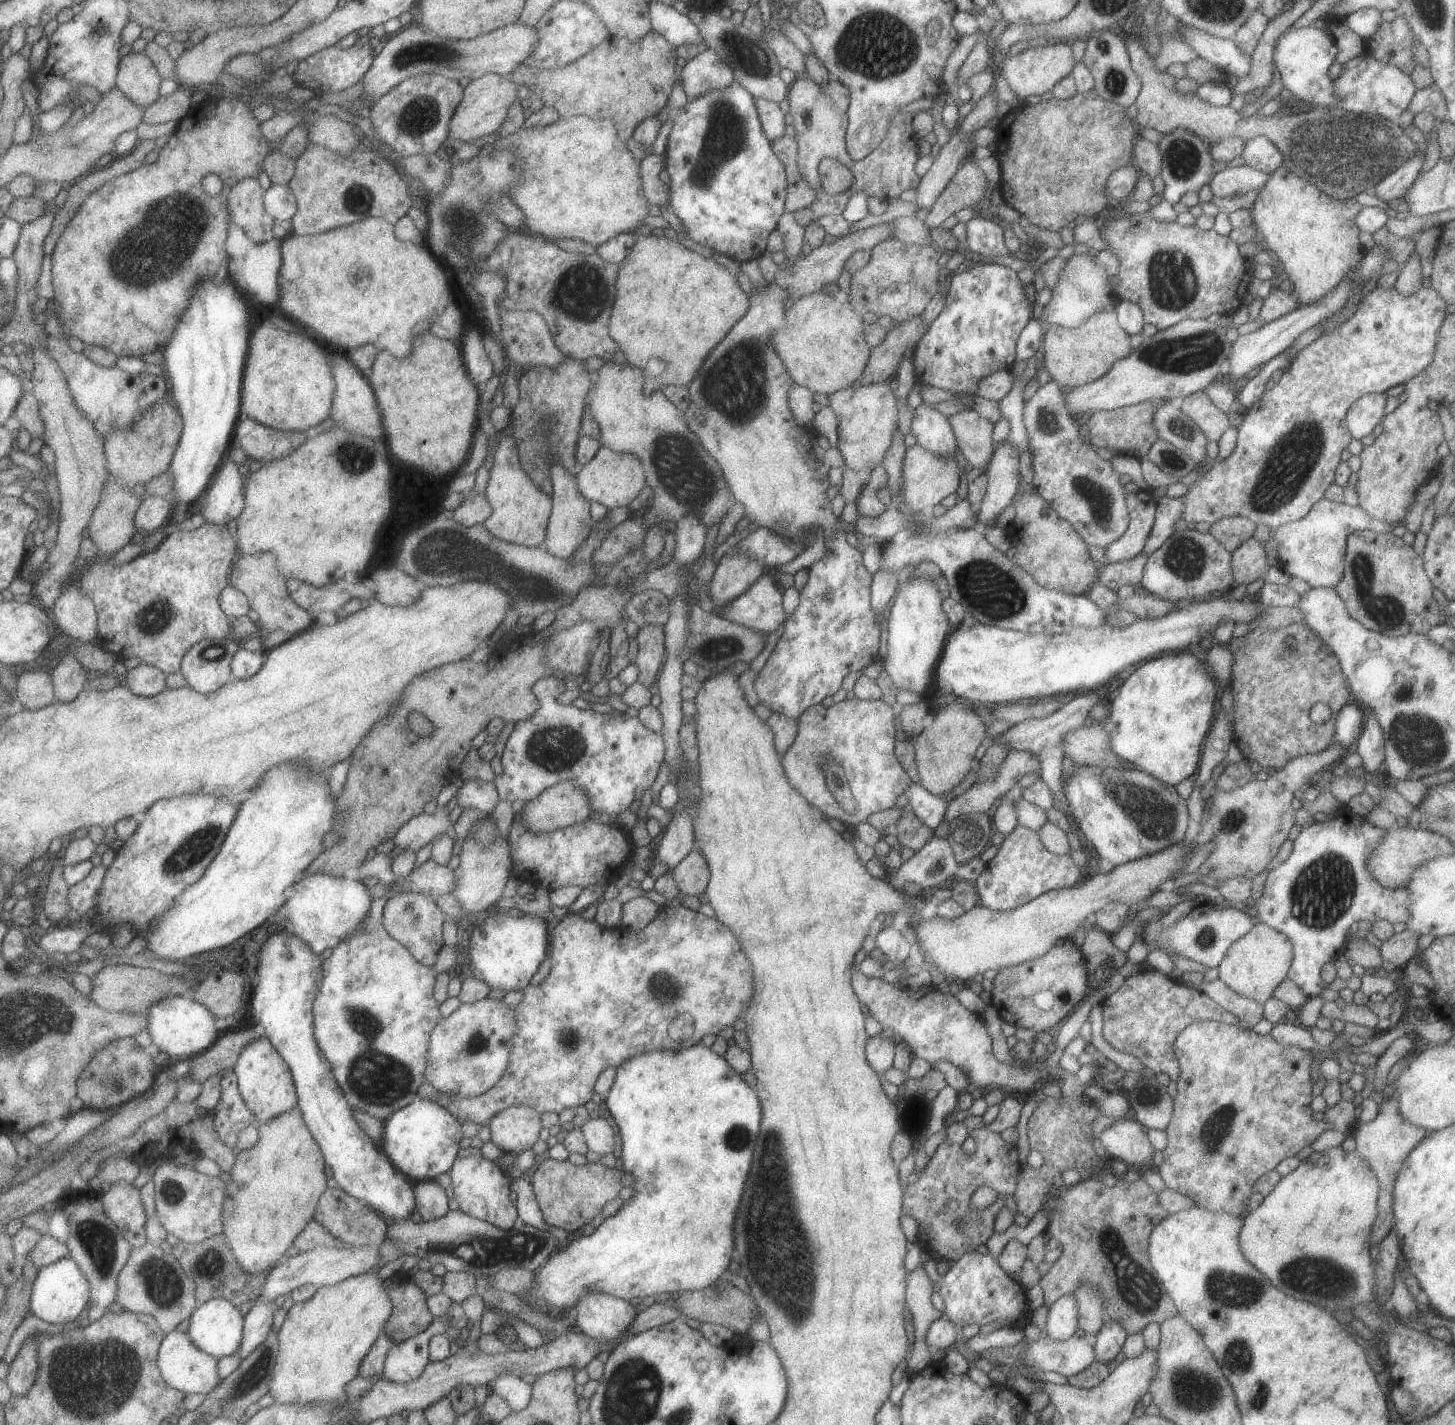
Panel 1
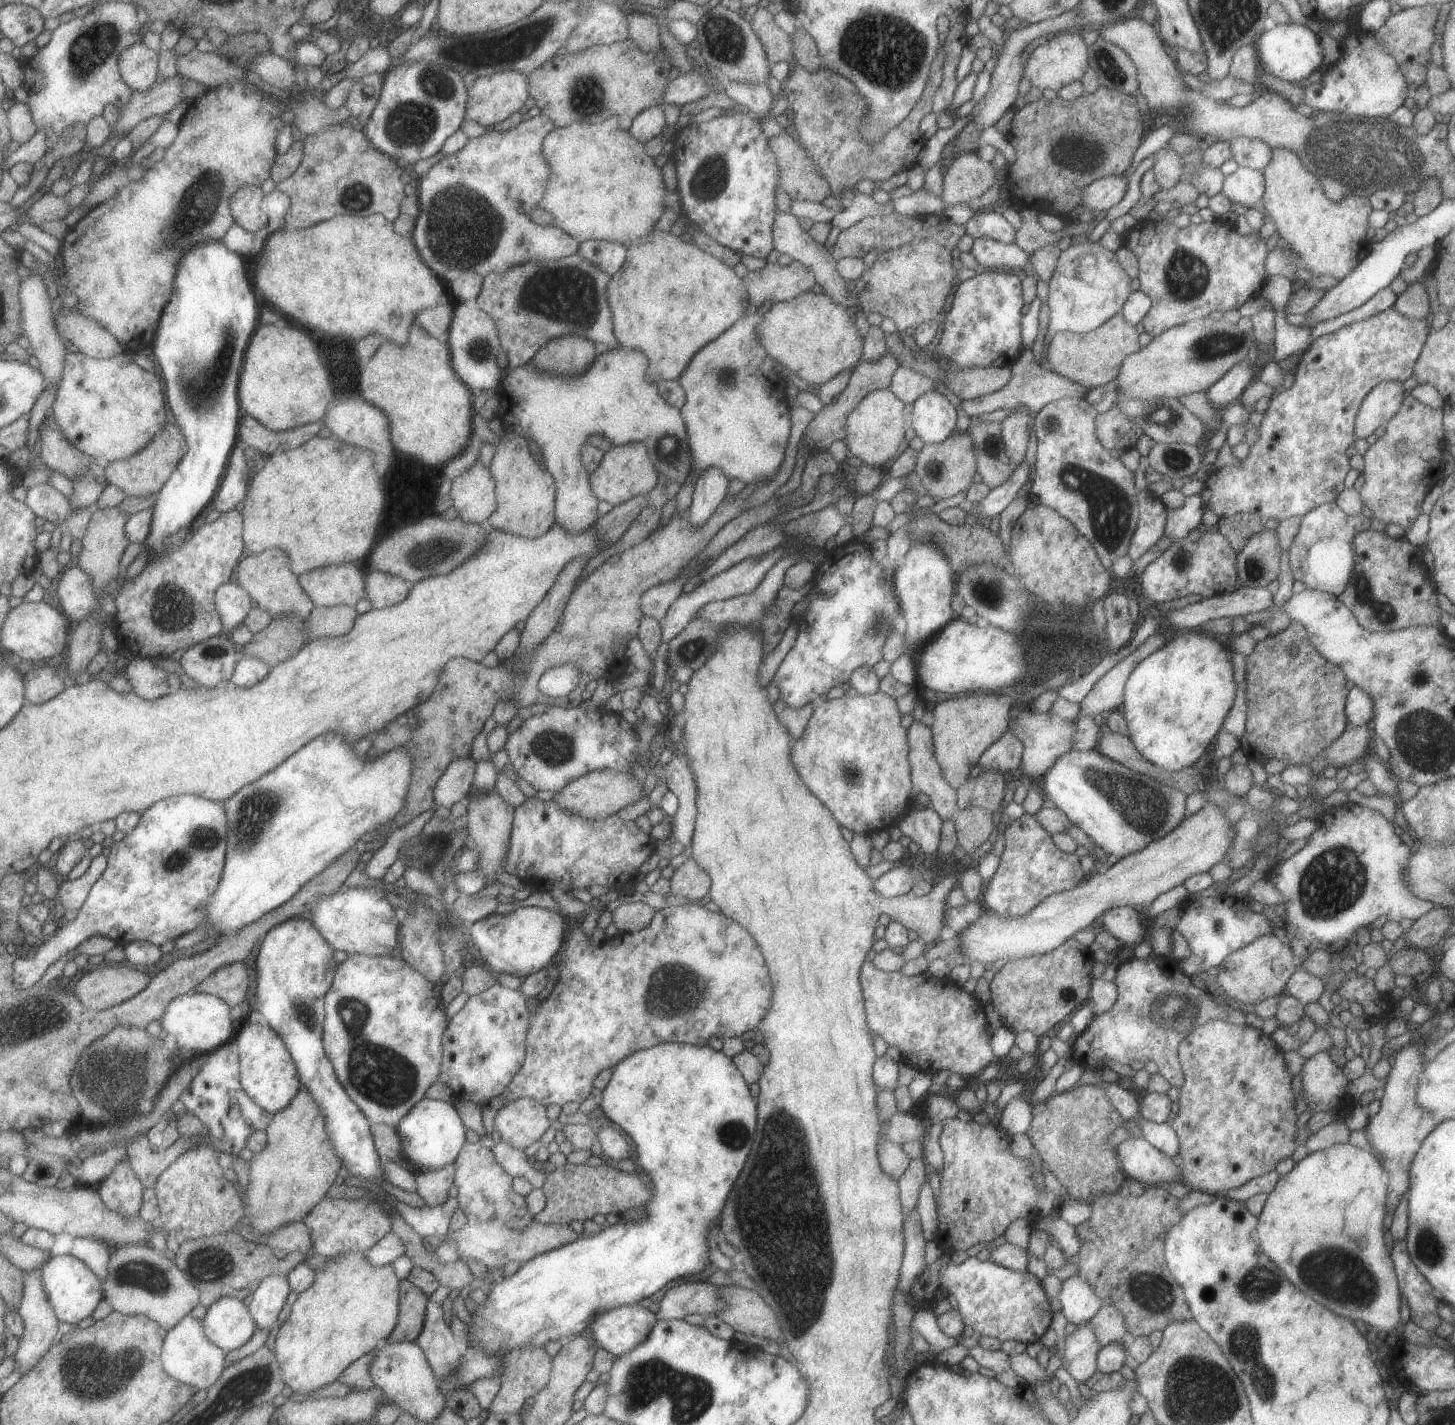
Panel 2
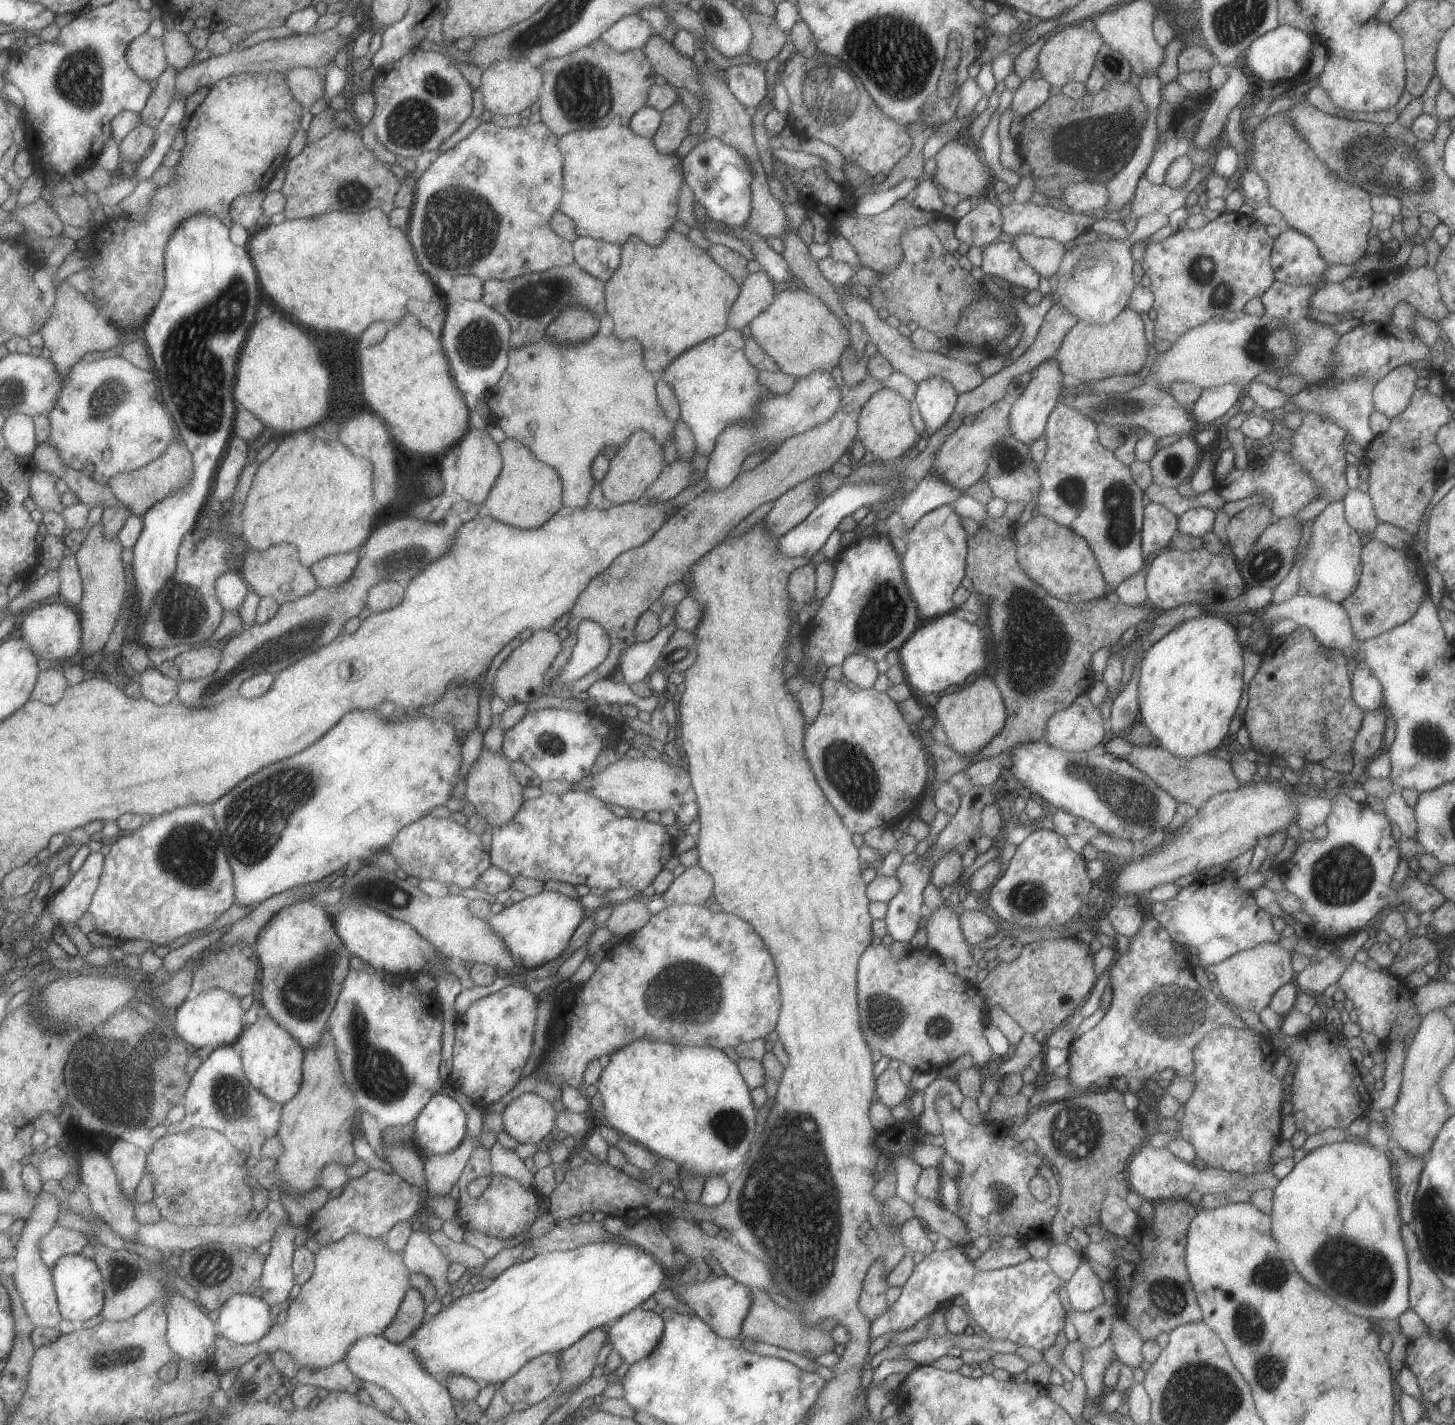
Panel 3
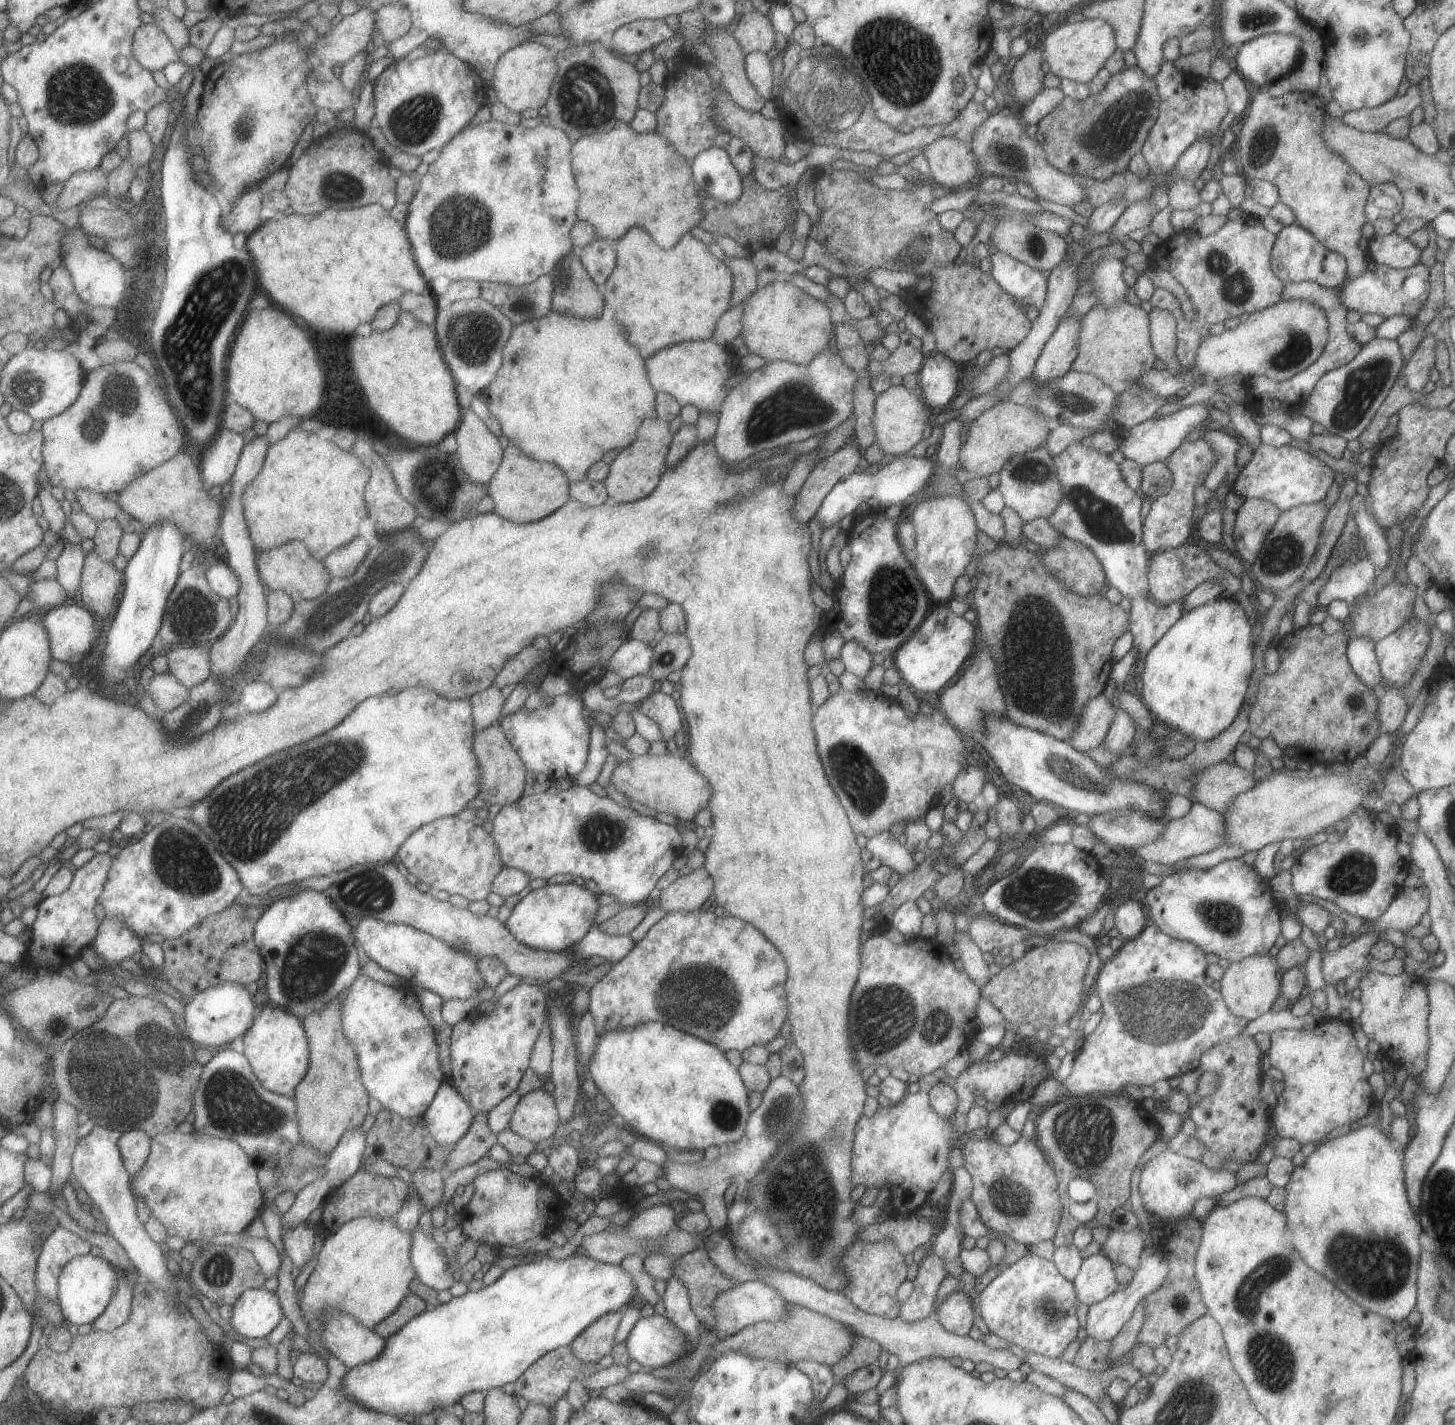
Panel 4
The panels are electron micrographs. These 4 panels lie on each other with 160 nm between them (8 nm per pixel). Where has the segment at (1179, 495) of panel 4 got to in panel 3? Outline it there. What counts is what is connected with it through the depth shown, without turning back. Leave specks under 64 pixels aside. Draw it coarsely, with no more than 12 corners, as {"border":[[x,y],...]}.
{"border":[[1159,503],[1142,513],[1140,543],[1149,559],[1168,548],[1178,518]]}

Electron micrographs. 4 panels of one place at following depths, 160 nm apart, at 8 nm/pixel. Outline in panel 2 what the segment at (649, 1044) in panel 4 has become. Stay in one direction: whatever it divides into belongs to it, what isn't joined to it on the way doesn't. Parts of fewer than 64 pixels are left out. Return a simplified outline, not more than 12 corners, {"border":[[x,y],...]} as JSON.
{"border":[[708,1045],[617,1062],[598,1098],[653,1184],[639,1220],[527,1260],[470,1312],[502,1355],[709,1265],[755,1136]]}

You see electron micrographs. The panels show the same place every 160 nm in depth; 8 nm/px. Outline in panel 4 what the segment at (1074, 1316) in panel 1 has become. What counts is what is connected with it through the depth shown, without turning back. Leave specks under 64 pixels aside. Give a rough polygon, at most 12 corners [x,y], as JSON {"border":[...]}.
{"border":[[1101,1250],[1082,1259],[1072,1280],[1076,1297],[1095,1304],[1119,1288]]}

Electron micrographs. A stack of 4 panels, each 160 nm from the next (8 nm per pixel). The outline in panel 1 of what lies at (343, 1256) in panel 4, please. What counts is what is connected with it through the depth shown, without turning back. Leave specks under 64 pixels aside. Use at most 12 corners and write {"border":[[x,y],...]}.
{"border":[[376,1272],[318,1287],[278,1333],[279,1404],[344,1403],[391,1316]]}

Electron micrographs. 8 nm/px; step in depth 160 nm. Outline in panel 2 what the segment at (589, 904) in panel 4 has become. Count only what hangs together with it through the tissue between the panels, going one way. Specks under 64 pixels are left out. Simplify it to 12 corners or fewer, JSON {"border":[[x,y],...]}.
{"border":[[517,905],[469,928],[495,976],[543,970],[562,949],[559,912]]}

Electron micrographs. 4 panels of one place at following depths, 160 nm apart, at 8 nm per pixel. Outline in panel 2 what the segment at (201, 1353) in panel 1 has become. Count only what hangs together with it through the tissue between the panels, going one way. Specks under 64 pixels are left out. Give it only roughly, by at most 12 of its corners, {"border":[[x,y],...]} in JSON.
{"border":[[185,1316],[163,1344],[165,1372],[208,1391],[227,1352]]}

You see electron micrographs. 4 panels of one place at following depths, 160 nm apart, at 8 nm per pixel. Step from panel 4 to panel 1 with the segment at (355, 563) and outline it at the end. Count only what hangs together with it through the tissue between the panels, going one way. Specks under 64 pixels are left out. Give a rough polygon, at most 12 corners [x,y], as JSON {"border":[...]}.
{"border":[[340,578],[320,587],[288,579],[295,602],[314,616],[351,599],[375,600],[369,582]]}

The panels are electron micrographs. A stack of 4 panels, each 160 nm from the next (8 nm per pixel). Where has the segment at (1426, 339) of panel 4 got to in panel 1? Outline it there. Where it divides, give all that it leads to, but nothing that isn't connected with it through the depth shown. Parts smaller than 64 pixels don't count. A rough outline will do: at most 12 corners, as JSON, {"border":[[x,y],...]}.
{"border":[[1385,393],[1360,396],[1344,421],[1352,438],[1380,423]]}

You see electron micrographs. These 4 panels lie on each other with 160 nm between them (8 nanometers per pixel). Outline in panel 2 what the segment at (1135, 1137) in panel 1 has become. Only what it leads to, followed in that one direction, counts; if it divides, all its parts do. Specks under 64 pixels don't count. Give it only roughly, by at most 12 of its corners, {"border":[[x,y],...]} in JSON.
{"border":[[1141,1136],[1112,1150],[1124,1177],[1144,1187],[1181,1181],[1171,1157]]}

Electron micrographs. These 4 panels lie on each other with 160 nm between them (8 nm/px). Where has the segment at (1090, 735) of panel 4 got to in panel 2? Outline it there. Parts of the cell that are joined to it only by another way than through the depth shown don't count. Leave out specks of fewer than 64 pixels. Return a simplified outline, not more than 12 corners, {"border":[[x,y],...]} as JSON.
{"border":[[1021,712],[1007,731],[1023,745],[1018,769],[1037,783],[1071,751],[1076,724]]}

